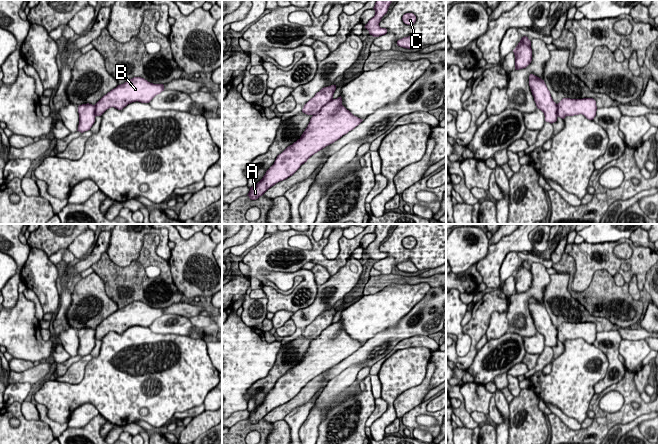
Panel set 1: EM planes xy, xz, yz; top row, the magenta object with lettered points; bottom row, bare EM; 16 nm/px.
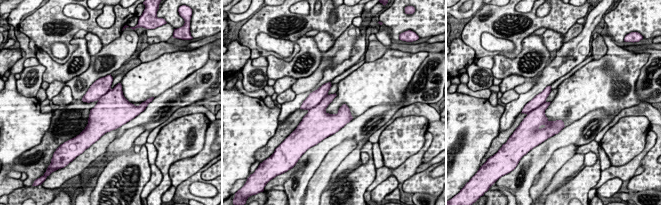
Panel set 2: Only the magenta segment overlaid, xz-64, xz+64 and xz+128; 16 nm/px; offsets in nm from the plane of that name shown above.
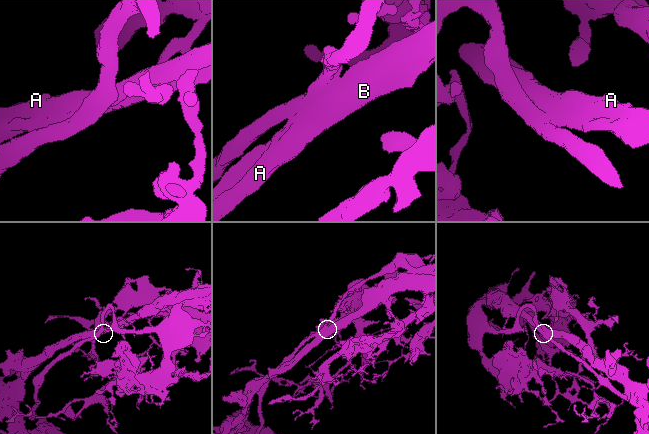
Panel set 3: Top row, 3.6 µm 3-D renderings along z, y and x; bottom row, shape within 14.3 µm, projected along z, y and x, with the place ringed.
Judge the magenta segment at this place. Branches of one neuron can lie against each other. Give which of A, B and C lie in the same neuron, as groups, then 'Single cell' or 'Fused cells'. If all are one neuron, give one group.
Groups: A B / C. Fused cells

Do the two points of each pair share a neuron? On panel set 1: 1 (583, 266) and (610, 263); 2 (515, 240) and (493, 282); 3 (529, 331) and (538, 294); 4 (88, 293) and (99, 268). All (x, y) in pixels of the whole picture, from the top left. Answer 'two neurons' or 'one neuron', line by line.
1: one neuron
2: one neuron
3: one neuron
4: two neurons

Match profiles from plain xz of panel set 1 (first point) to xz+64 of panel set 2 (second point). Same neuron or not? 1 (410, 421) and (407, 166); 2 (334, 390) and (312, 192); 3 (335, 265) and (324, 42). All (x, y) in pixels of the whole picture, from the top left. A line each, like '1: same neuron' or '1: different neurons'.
1: different neurons
2: same neuron
3: different neurons

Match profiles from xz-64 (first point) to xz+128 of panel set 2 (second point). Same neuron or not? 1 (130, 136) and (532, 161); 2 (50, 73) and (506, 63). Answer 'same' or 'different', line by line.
1: different
2: same

